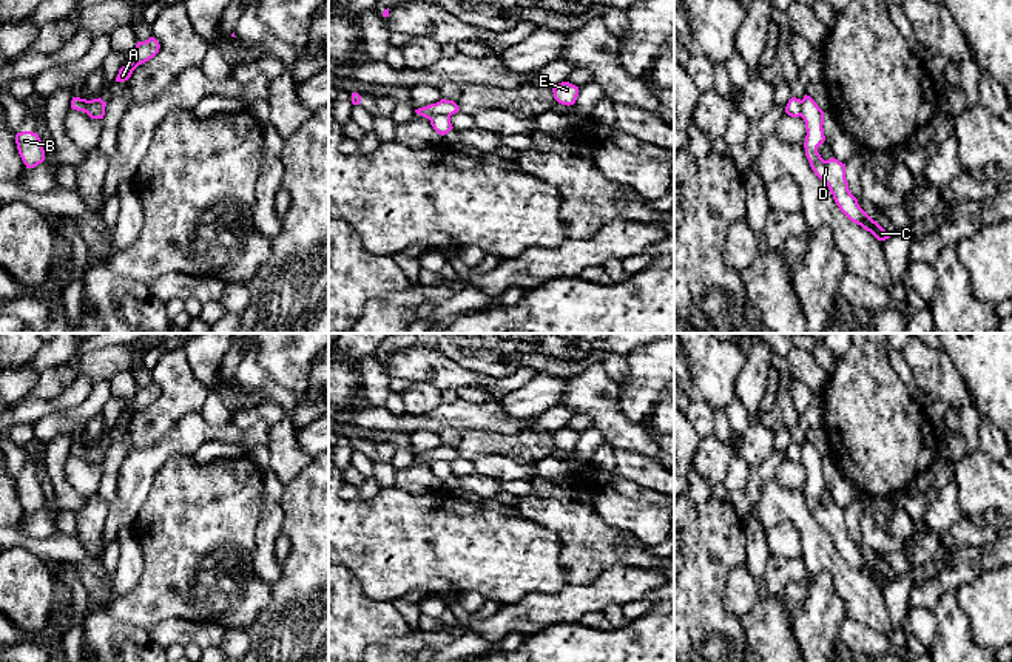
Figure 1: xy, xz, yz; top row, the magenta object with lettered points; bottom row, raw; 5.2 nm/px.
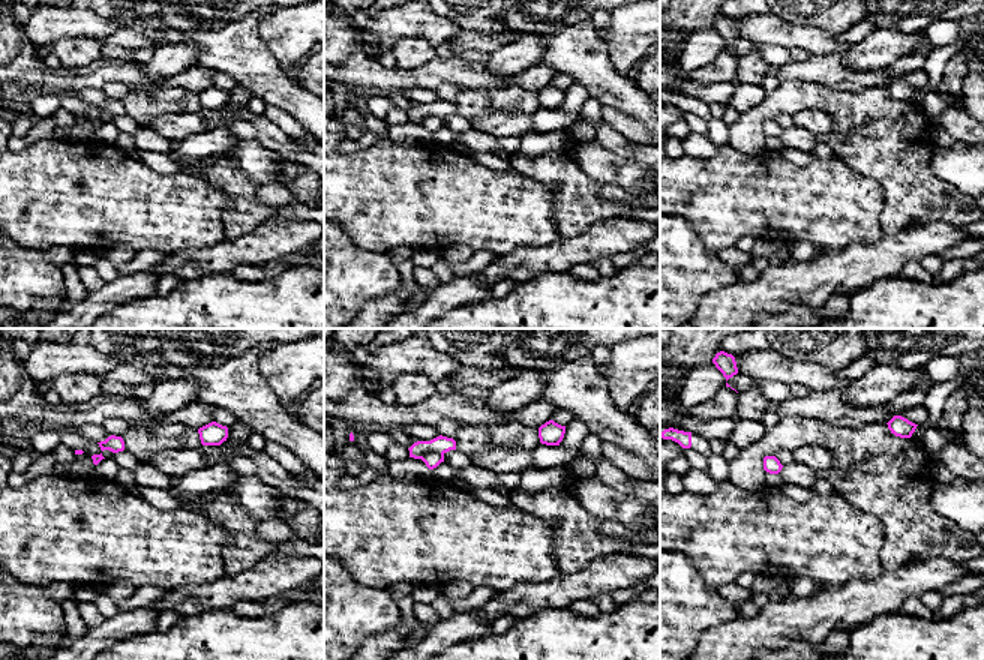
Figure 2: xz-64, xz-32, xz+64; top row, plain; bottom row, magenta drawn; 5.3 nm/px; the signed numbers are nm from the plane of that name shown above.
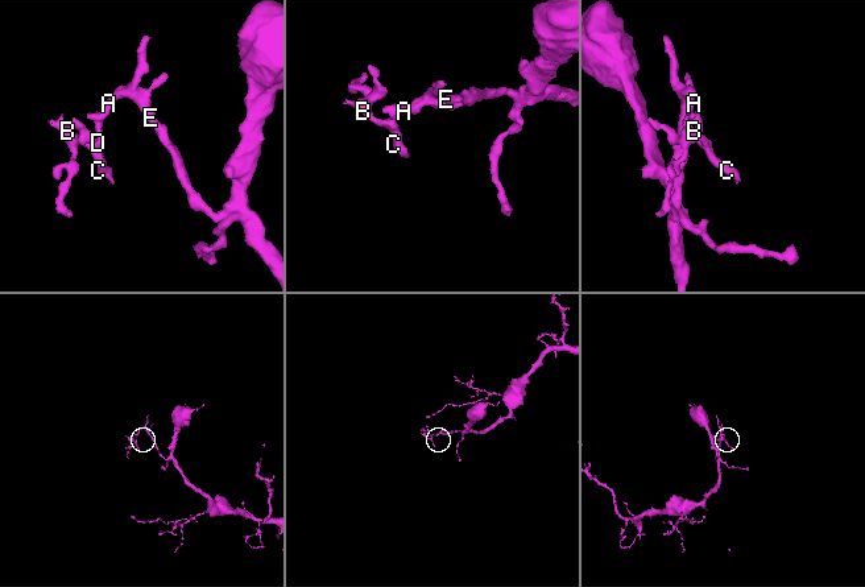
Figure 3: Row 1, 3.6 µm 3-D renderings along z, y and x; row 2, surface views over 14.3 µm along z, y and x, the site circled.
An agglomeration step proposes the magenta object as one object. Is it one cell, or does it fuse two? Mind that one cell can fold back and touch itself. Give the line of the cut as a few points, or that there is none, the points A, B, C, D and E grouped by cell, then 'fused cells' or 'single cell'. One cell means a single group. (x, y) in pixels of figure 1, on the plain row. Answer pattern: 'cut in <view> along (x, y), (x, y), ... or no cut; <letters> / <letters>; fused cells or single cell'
cut in xz along (449, 460), (434, 460), (429, 465); A E / B C D; fused cells

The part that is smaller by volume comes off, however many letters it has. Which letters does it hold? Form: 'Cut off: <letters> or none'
Cut off: B, C, D

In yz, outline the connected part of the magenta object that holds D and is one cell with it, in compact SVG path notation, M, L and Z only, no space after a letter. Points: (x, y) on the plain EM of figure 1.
M807 440L802 444L801 463L804 464L807 475L804 488L805 502L815 520L827 529L839 556L852 568L870 577L878 586L889 585L889 579L859 552L858 545L850 539L848 528L845 525L845 509L835 503L824 506L818 498L818 492L825 486L822 474L824 457Z

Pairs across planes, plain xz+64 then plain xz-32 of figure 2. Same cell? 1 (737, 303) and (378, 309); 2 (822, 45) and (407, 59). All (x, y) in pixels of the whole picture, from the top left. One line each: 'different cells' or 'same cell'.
1: same cell
2: different cells

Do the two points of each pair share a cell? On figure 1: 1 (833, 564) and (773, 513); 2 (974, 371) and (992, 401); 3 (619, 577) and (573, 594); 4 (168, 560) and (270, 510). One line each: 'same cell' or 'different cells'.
1: same cell
2: same cell
3: same cell
4: different cells

